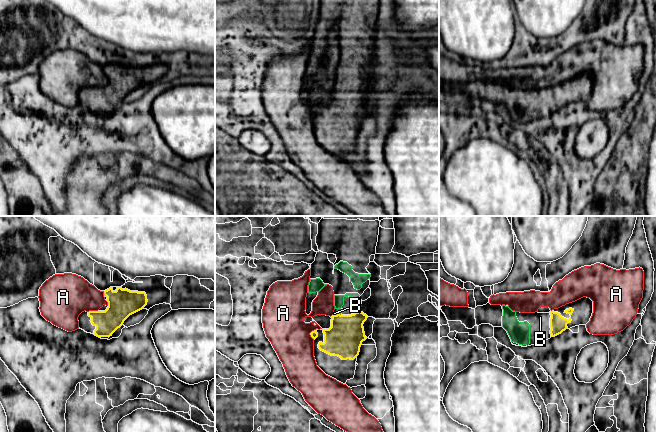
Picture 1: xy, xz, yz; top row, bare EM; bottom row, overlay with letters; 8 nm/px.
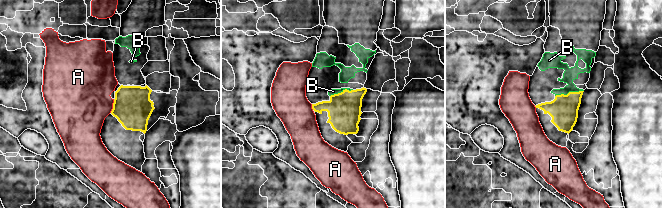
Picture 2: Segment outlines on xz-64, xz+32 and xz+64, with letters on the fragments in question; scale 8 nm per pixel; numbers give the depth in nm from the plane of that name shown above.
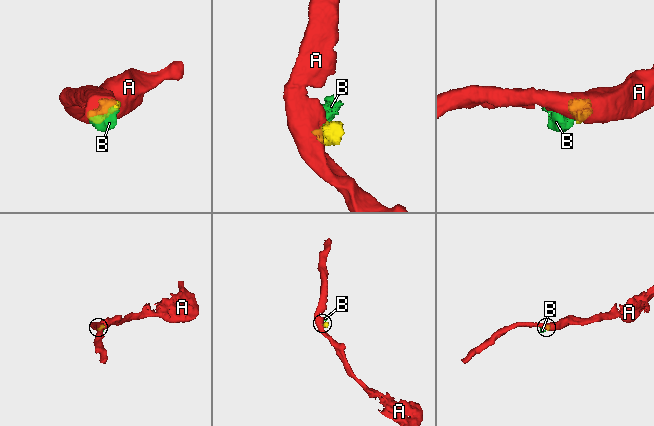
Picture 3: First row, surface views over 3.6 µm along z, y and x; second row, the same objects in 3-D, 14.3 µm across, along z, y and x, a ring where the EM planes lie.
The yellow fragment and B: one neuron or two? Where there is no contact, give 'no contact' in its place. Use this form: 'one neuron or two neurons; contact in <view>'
one neuron; contact in xz

